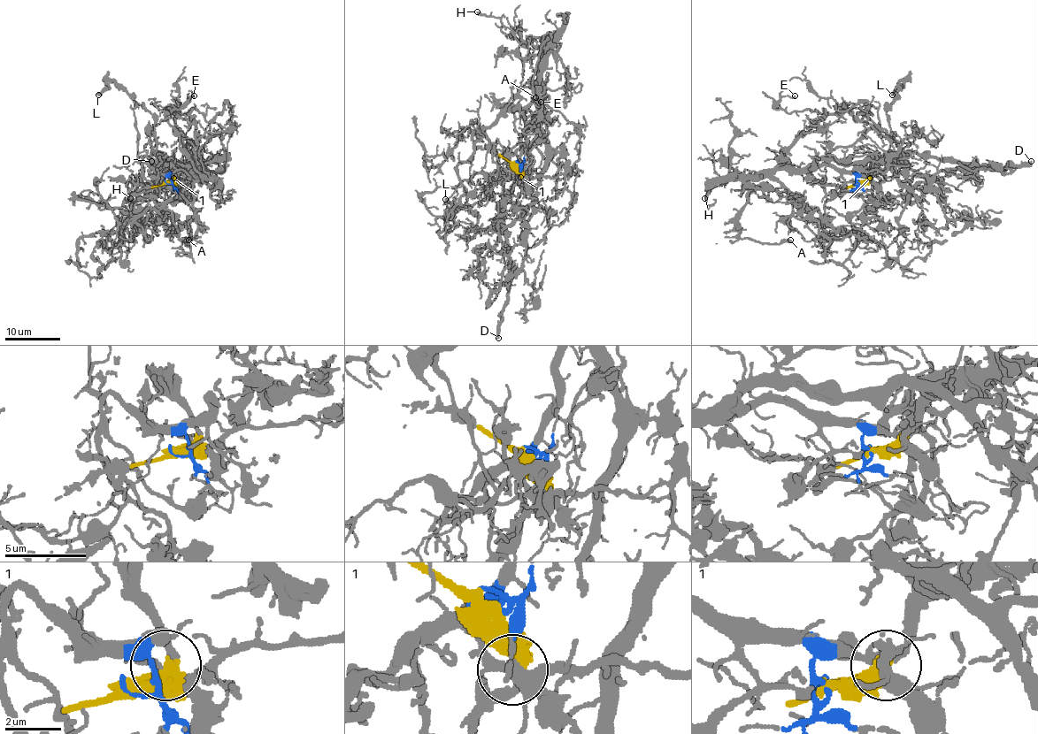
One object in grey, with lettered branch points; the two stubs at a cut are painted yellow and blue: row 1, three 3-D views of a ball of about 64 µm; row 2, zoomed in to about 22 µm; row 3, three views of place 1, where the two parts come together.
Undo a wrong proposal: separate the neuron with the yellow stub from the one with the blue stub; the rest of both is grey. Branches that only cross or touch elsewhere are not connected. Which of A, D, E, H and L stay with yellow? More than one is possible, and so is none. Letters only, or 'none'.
D, L

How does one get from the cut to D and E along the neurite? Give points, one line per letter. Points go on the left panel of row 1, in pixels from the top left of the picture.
D: (165, 183), (174, 176), (172, 171), (156, 154), (163, 161), (162, 166), (156, 169), (152, 161)
E: (165, 183), (170, 184), (180, 164), (195, 167), (196, 126), (165, 110), (180, 108), (187, 96), (194, 95)

